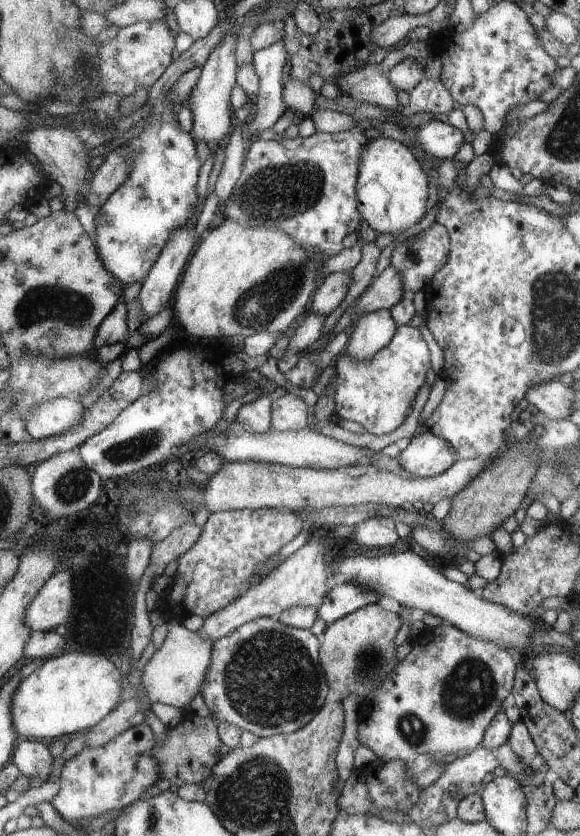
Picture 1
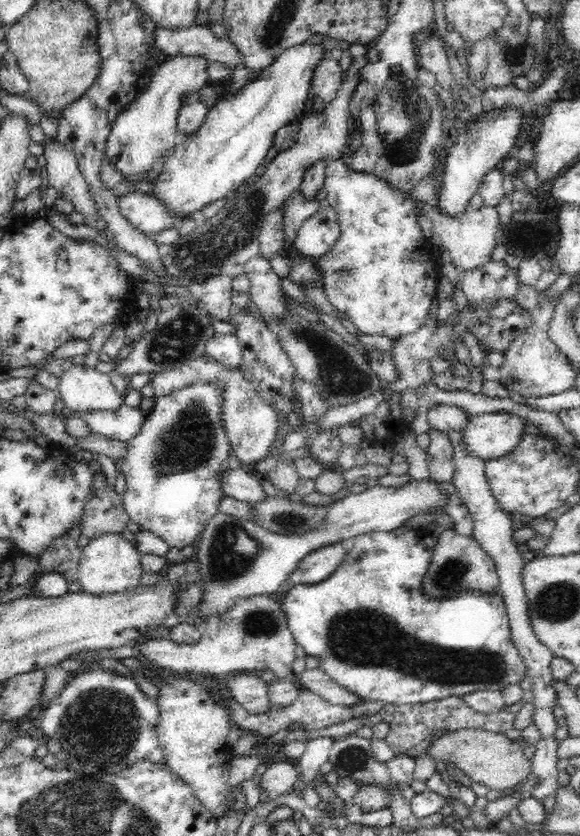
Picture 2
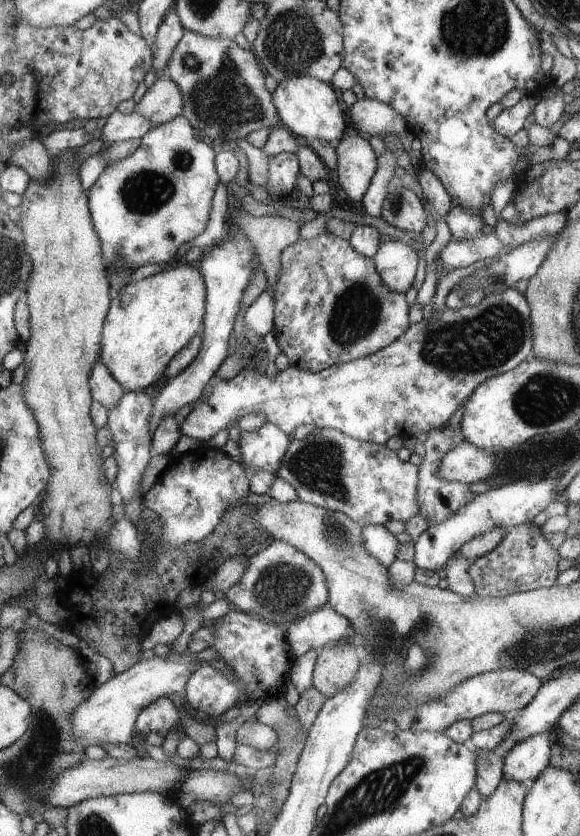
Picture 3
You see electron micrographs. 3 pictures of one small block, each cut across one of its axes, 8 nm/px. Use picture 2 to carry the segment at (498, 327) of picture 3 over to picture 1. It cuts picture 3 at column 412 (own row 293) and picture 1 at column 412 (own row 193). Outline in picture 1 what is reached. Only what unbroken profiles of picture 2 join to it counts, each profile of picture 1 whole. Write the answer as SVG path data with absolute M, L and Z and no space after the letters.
M398 325L396 330L393 340L371 360L358 361L342 353L333 364L337 375L335 416L357 422L373 435L391 433L404 422L430 368L430 352L421 330L408 325Z

